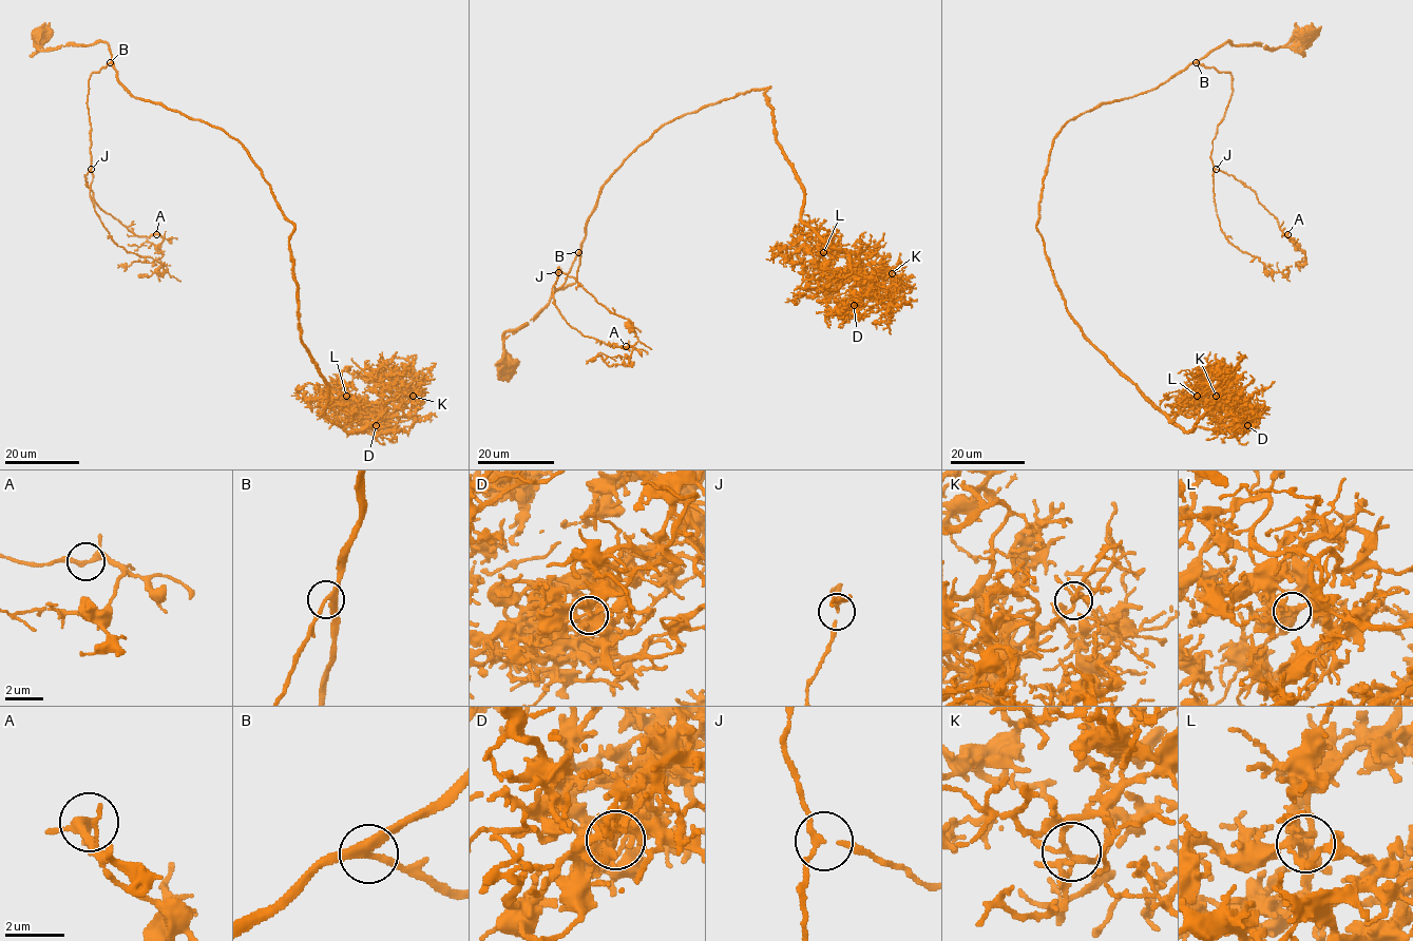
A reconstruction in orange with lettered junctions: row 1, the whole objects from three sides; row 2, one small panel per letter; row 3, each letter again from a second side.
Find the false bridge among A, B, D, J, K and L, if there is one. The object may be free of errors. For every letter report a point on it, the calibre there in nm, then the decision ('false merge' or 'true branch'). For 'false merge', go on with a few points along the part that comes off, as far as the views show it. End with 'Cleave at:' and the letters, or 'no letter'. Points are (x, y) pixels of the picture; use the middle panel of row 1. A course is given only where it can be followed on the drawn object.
A: (626, 346) | 240 nm | true branch
B: (578, 252) | 240 nm | true branch
D: (854, 305) | 420 nm | false merge | (854, 305), (861, 291), (867, 290), (874, 275), (875, 270), (867, 263)
J: (558, 272) | 160 nm | true branch
K: (892, 273) | 200 nm | true branch
L: (823, 252) | 280 nm | true branch
Cleave at: D

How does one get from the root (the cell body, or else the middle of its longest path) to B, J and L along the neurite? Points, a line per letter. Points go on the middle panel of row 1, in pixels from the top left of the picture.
B: (509, 368), (503, 350), (505, 332), (519, 329), (557, 290), (575, 282), (578, 252)
J: (509, 368), (505, 332), (519, 329), (557, 290), (575, 282), (579, 255), (555, 289), (558, 272)
L: (509, 368), (505, 332), (575, 282), (609, 176), (665, 125), (740, 93), (768, 87), (823, 253)

